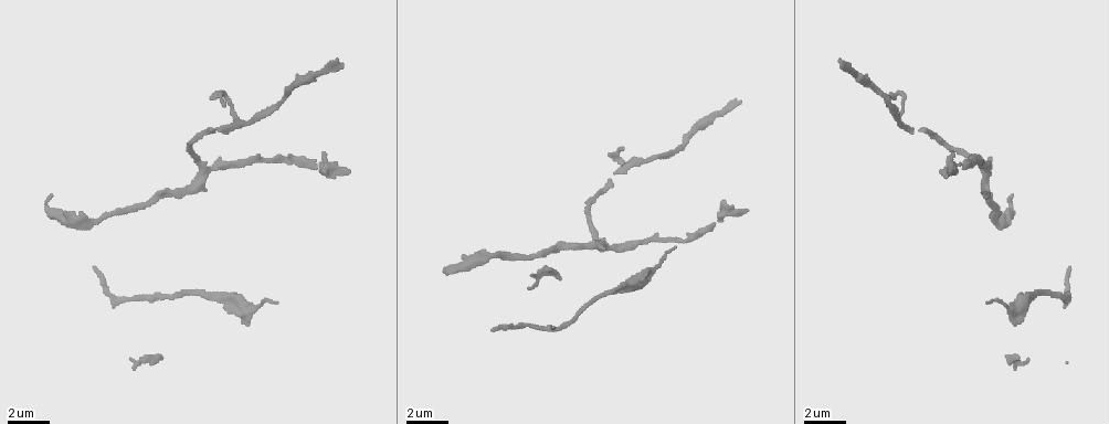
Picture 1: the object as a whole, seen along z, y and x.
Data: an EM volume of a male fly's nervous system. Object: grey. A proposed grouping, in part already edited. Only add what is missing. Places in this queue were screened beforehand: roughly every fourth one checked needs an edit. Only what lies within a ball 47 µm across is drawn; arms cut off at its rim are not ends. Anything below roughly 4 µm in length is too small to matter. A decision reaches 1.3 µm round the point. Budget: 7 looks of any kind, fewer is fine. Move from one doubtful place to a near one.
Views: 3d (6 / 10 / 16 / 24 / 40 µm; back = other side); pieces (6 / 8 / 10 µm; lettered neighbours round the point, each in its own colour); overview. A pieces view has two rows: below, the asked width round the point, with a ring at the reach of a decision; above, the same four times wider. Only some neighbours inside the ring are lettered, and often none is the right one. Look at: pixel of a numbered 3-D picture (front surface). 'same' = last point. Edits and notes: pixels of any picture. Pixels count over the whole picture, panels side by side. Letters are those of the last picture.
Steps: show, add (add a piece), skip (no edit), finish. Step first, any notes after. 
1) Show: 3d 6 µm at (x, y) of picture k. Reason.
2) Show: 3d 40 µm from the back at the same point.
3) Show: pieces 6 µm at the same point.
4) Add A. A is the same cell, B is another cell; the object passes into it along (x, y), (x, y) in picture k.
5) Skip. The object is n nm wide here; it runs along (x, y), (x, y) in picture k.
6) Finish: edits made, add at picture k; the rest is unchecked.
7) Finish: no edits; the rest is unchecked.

Show: pieces 10 µm at (336, 65) of picture 1. An open end.

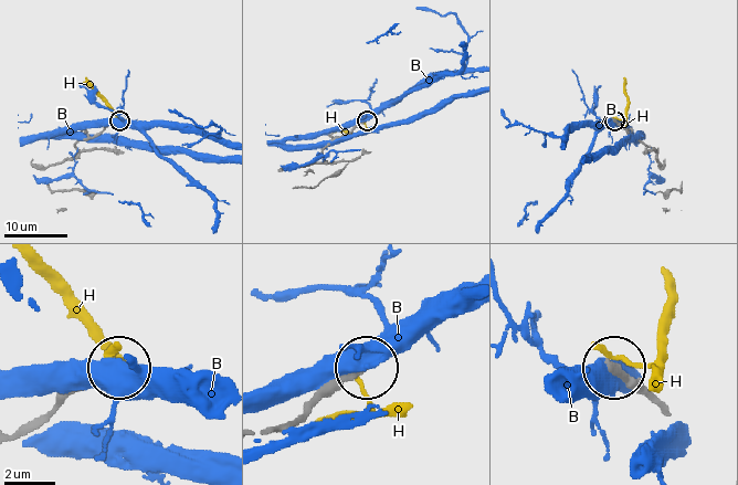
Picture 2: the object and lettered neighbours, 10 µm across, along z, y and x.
Skip. B and H are other cells; no lettered piece goes on from it.

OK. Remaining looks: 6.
Show: 3d 10 µm at (345, 170) of picture 1. Branch stops here.

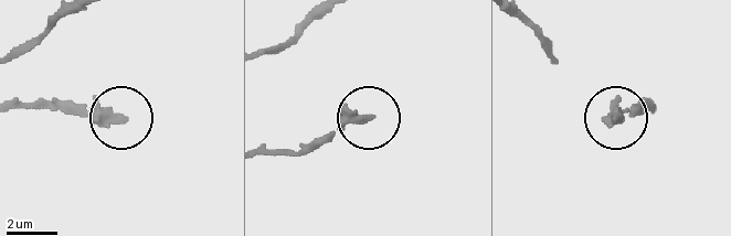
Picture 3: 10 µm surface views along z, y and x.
Show: pieces 10 µm at (124, 119) of picture 3.

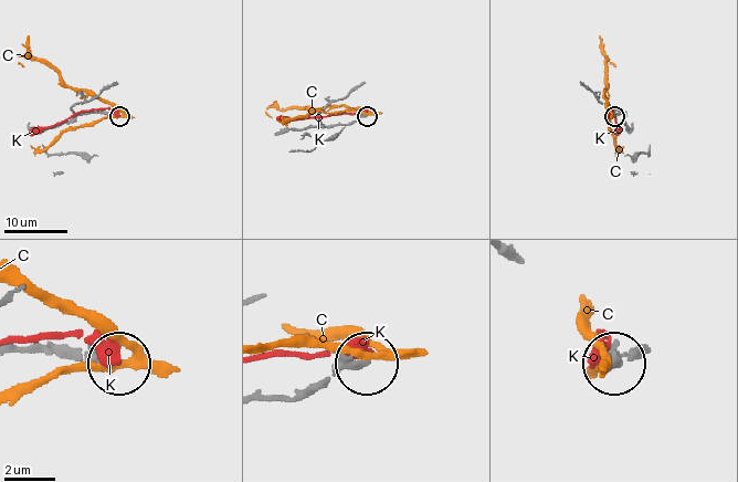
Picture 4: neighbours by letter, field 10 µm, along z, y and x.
Skip. C and K are other cells; it runs along (302, 129), (349, 125), (366, 116) in picture 4; no lettered piece goes on from it.

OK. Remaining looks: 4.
Show: pieces 6 µm at (222, 103) of picture 1. Tapers out.

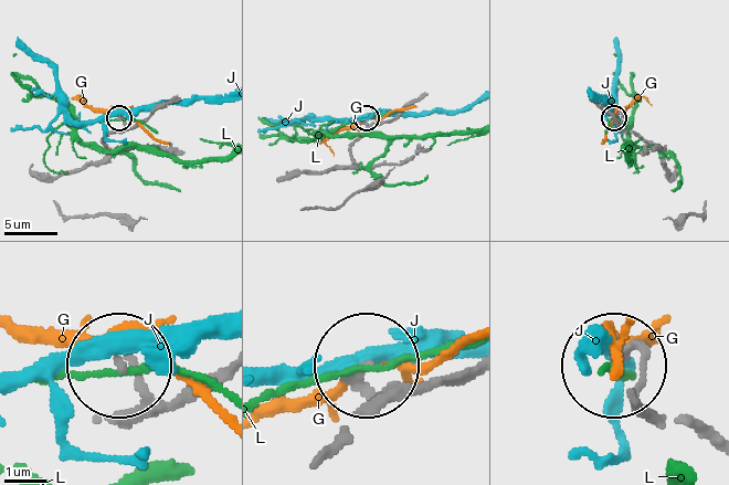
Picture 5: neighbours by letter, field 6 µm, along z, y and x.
Skip. G, J and L are other cells; no lettered piece goes on from it.

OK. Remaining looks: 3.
Finish: no edits; the rest is unchecked.

